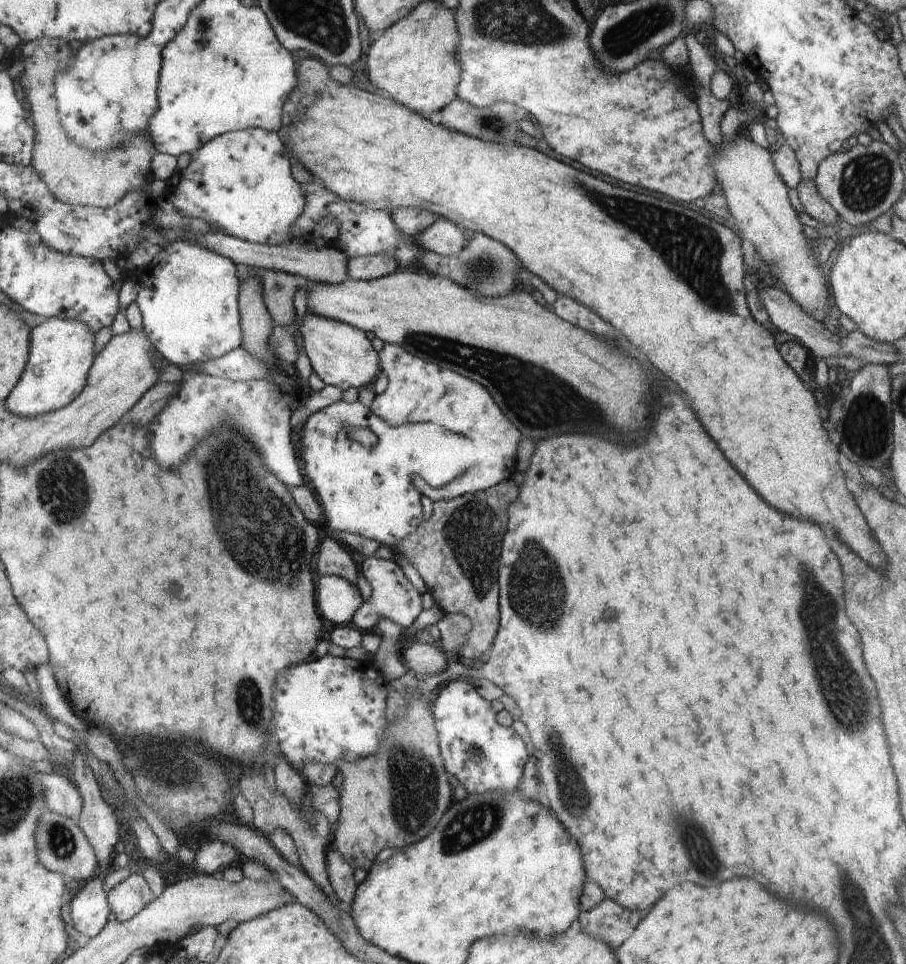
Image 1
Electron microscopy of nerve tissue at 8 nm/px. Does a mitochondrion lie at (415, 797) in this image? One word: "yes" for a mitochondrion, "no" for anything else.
yes

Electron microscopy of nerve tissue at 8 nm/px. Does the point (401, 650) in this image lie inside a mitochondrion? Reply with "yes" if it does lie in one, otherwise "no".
no

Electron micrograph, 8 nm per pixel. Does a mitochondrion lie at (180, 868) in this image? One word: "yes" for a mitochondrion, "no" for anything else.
no

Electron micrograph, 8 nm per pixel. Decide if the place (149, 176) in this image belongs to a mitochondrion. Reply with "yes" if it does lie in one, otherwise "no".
no

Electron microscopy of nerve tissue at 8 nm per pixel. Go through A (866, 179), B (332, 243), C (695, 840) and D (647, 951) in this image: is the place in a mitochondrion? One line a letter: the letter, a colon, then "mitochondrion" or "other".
A: mitochondrion
B: other
C: mitochondrion
D: other

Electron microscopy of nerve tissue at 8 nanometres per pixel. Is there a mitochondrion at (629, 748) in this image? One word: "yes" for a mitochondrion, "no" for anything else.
no

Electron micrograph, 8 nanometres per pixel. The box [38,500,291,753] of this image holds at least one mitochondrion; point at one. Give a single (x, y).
(248, 695)

